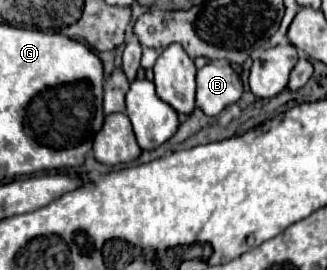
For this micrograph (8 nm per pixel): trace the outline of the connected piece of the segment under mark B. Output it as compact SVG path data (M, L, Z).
M210 62L196 74L196 106L206 116L220 114L226 106L238 102L242 96L242 80L228 66Z

